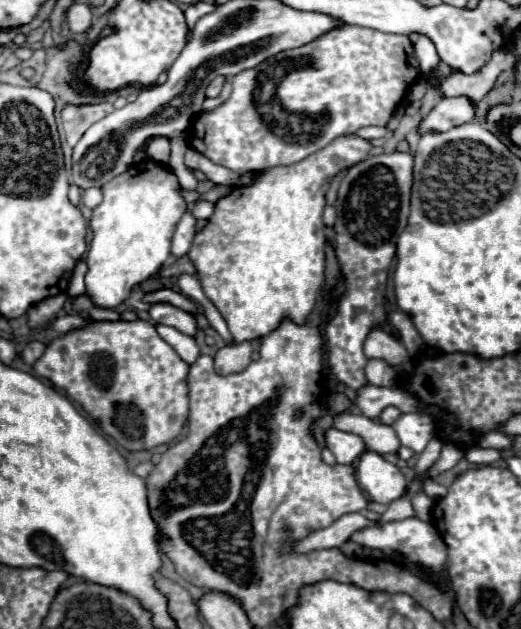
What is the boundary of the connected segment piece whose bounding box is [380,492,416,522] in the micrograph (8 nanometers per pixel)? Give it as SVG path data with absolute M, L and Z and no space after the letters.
M406 492L404 496L400 496L398 500L394 500L388 510L382 514L380 522L392 522L392 520L404 520L404 518L412 518L416 516L414 514L414 508L412 508L412 496L410 492Z

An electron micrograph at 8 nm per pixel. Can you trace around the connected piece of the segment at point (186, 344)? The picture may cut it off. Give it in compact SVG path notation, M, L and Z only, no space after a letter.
M158 324L156 326L158 334L178 352L178 356L186 362L186 364L194 364L196 358L198 358L198 346L196 346L196 340L178 332L176 328L170 328L170 326L164 326L164 324Z

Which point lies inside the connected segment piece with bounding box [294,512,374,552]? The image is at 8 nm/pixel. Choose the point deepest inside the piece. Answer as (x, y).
(335, 535)

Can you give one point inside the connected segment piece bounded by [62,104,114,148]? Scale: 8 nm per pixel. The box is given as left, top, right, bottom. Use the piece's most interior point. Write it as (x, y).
(77, 119)

